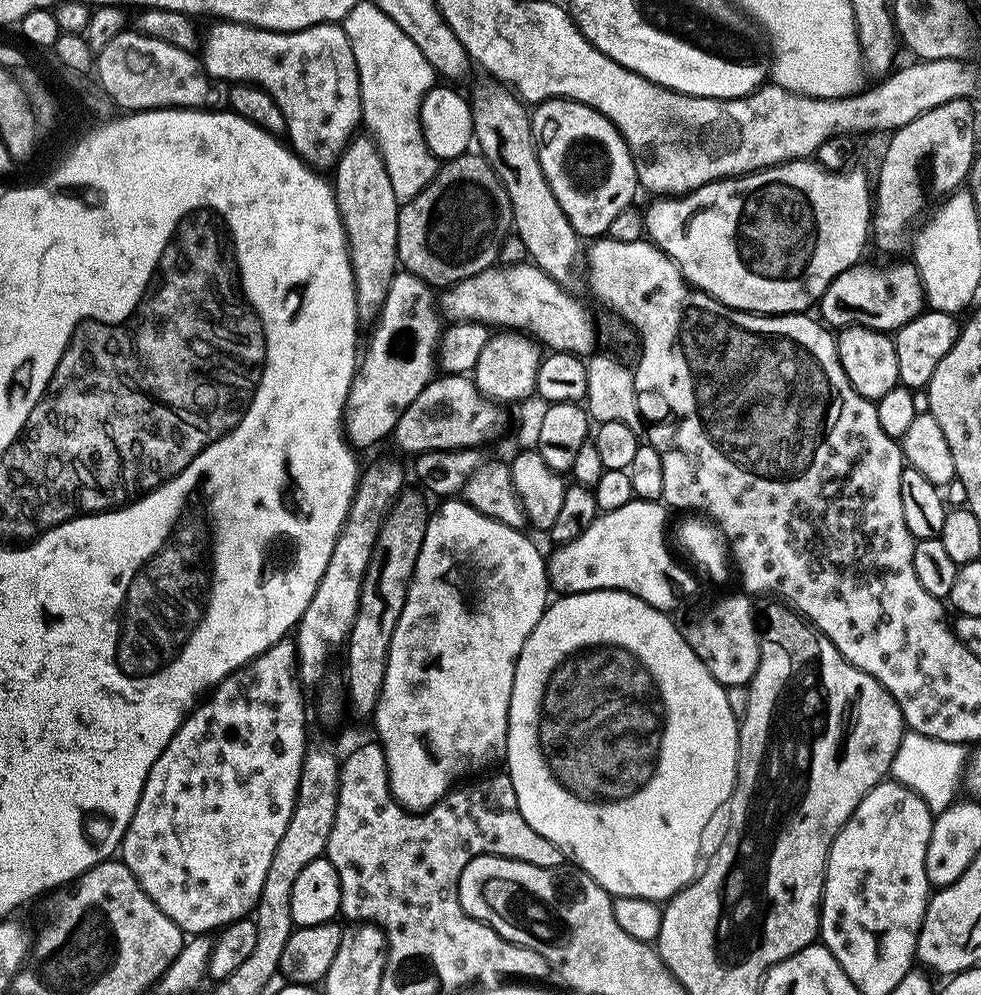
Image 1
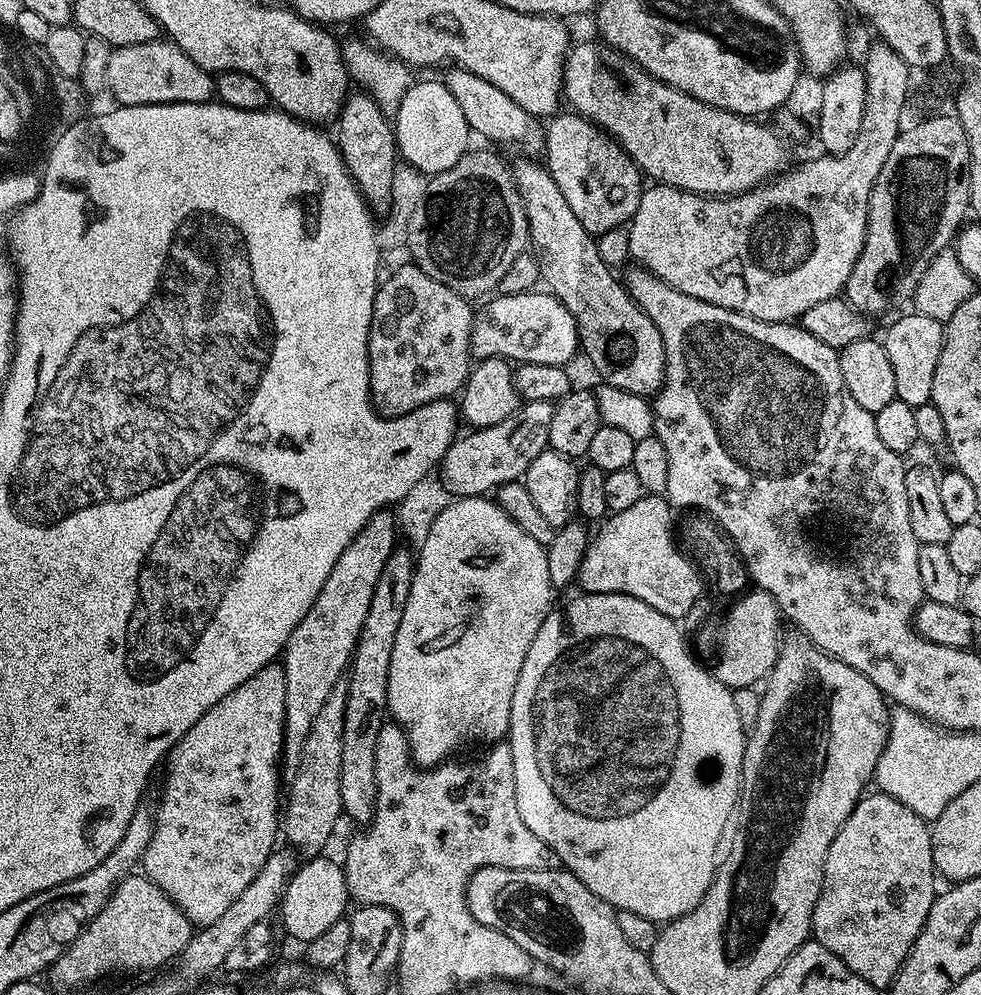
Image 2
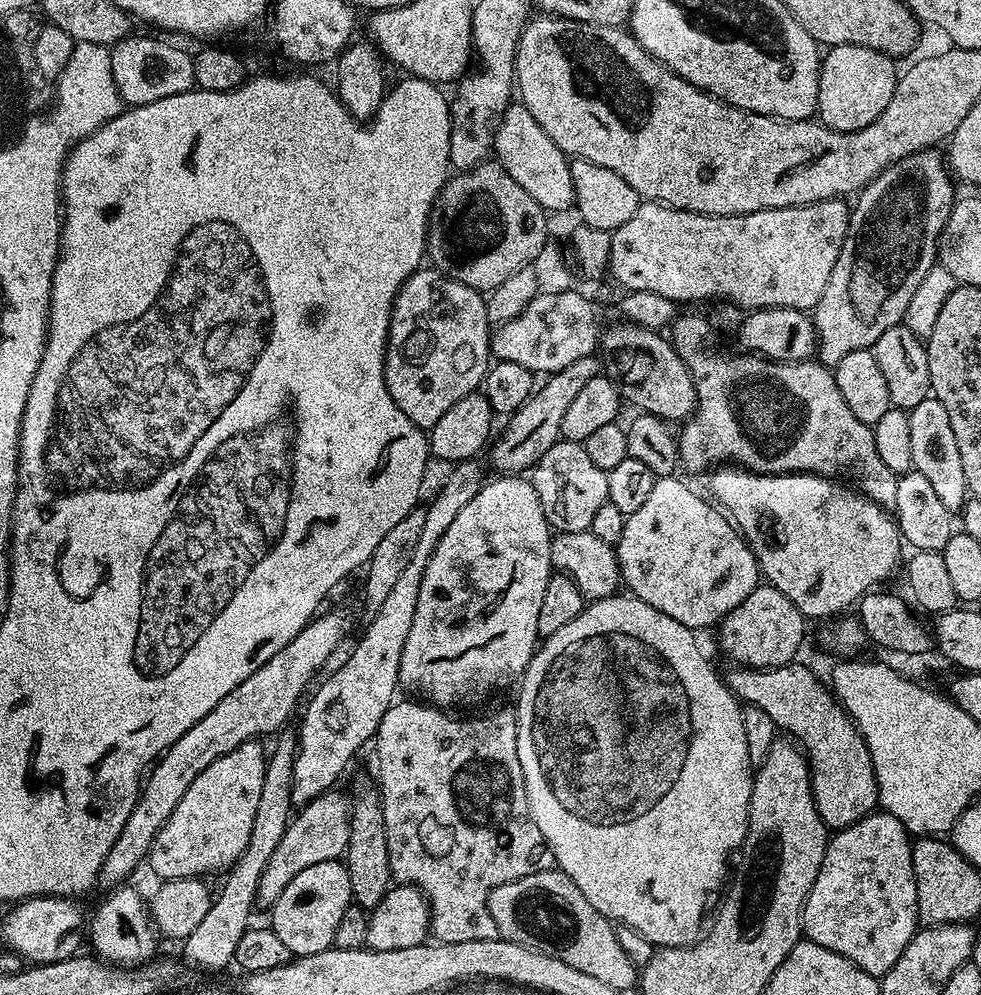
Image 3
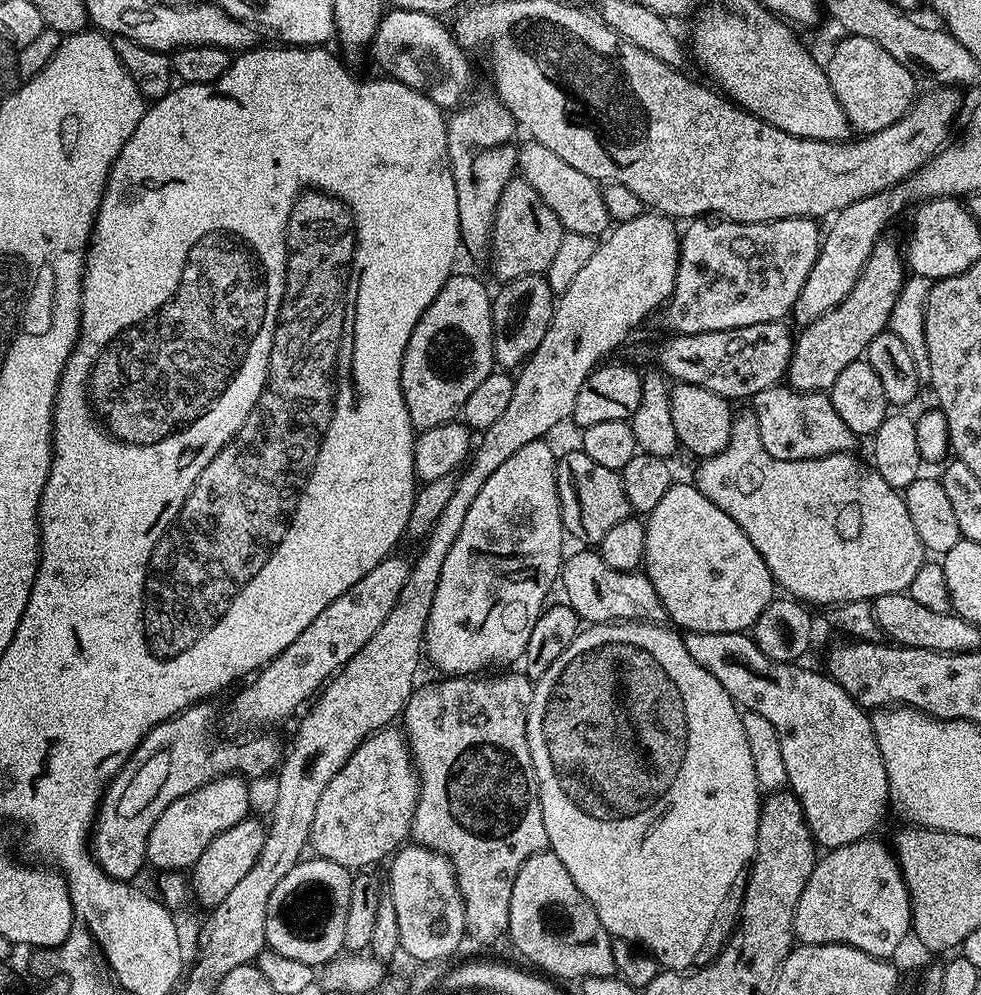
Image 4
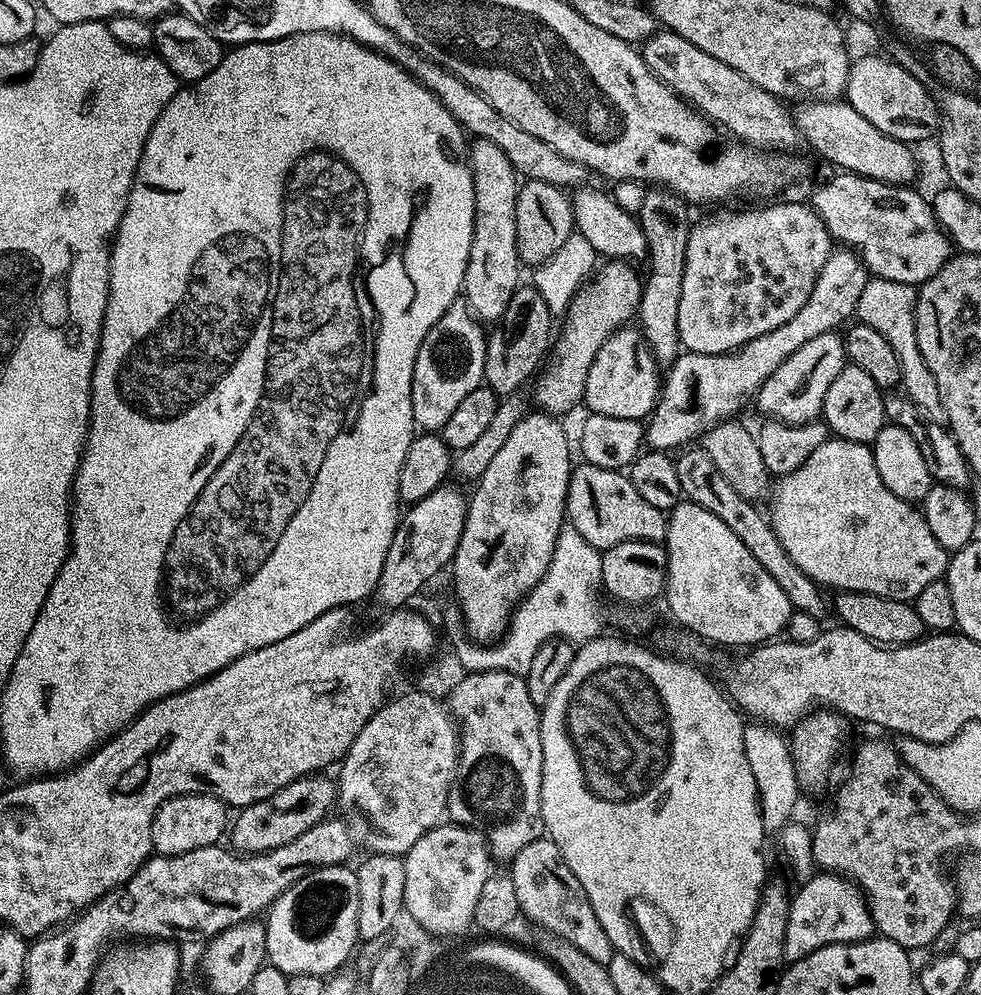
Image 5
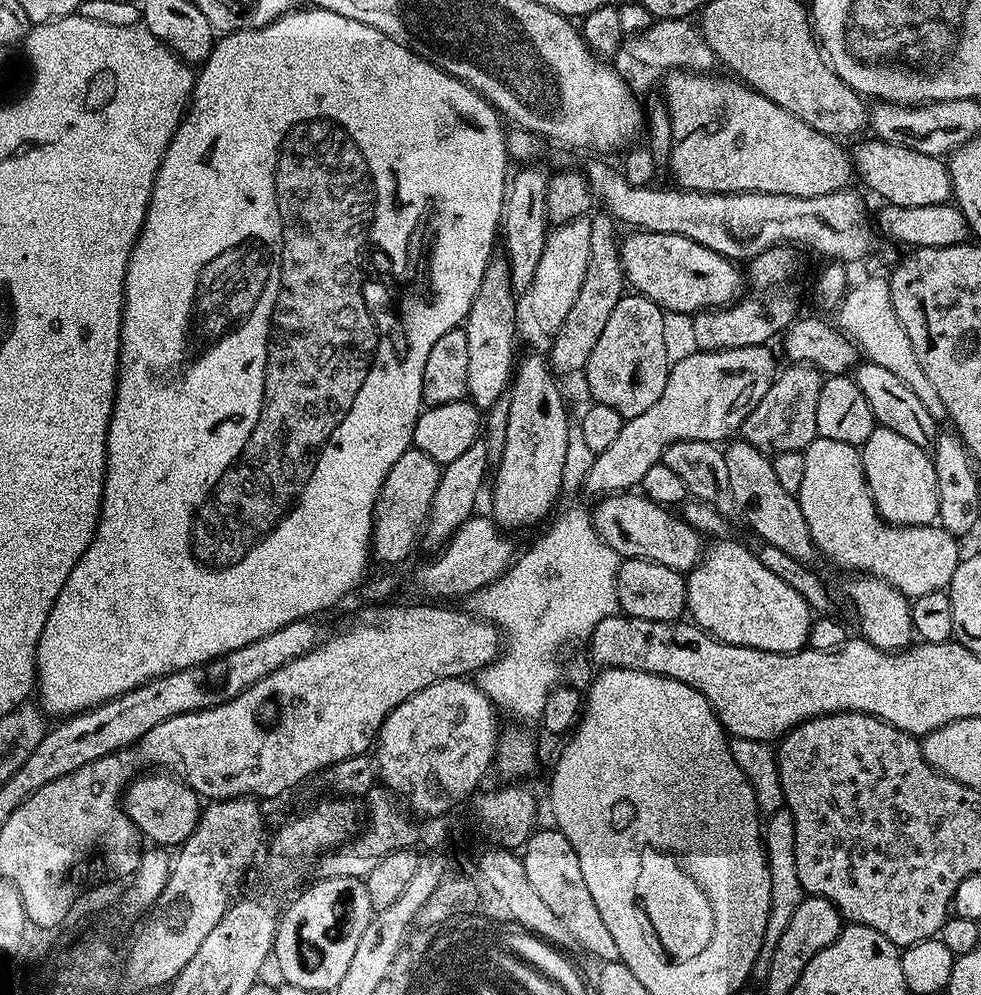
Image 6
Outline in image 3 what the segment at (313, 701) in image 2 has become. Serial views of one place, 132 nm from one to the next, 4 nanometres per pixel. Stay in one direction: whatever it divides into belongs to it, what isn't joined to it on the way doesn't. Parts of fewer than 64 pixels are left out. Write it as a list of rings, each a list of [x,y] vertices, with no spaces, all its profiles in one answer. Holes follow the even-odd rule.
[[[284,730],[275,737],[276,745],[270,748],[270,755],[268,756],[268,765],[266,766],[266,778],[262,782],[262,794],[258,798],[258,811],[254,814],[254,826],[250,830],[250,842],[246,842],[246,850],[242,850],[242,858],[238,858],[238,862],[234,862],[234,866],[228,869],[226,875],[223,877],[224,885],[220,888],[220,893],[217,891],[215,893],[210,910],[206,910],[206,918],[202,918],[202,922],[195,928],[194,934],[190,934],[182,941],[182,948],[184,948],[184,956],[193,964],[196,968],[205,968],[208,972],[216,972],[219,968],[224,968],[227,964],[231,965],[236,958],[236,951],[238,950],[238,941],[242,938],[242,934],[250,927],[250,921],[248,920],[252,916],[252,904],[254,908],[254,903],[256,899],[256,890],[258,888],[258,882],[262,876],[262,870],[266,870],[266,862],[270,862],[270,854],[274,854],[274,850],[278,847],[278,842],[282,842],[282,834],[286,834],[288,829],[288,822],[292,819],[294,815],[294,805],[292,802],[292,771],[294,770],[294,758],[296,757],[296,737],[297,733],[295,731],[288,732],[289,730]]]

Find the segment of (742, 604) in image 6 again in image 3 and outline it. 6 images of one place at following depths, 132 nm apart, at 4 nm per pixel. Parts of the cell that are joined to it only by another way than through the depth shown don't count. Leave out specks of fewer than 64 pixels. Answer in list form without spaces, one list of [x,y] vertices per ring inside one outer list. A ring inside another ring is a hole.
[[[673,474],[656,479],[646,503],[625,519],[620,540],[614,547],[623,587],[631,595],[654,606],[654,610],[666,614],[666,618],[674,618],[674,622],[687,628],[701,630],[711,624],[712,627],[719,625],[734,606],[741,604],[756,589],[762,575],[755,554],[732,520],[715,503],[707,504],[678,477]]]

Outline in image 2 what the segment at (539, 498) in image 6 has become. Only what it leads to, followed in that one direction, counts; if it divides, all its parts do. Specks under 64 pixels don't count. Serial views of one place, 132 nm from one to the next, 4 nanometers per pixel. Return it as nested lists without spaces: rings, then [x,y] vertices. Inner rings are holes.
[[[484,496],[453,499],[449,505],[436,516],[432,522],[426,542],[418,548],[413,567],[410,586],[410,597],[406,600],[402,620],[399,622],[398,633],[394,638],[394,654],[390,654],[390,678],[388,679],[388,710],[387,715],[406,734],[408,739],[408,754],[413,764],[421,769],[434,768],[455,757],[459,748],[467,744],[484,744],[491,746],[503,741],[510,726],[510,710],[514,702],[514,686],[518,682],[518,674],[522,670],[522,662],[526,662],[526,654],[530,650],[530,642],[538,634],[544,617],[553,607],[552,595],[554,589],[550,582],[548,569],[548,554],[545,545],[534,542],[526,530],[522,530],[511,520],[493,499]]]

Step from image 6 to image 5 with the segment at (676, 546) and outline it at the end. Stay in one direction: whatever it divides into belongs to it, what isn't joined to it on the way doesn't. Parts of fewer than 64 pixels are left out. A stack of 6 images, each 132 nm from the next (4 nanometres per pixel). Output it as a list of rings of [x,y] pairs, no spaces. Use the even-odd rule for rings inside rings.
[[[587,462],[577,463],[568,479],[566,520],[571,528],[582,534],[582,538],[586,538],[586,542],[590,542],[590,546],[601,550],[631,540],[660,542],[668,533],[665,512],[644,501],[623,471]]]

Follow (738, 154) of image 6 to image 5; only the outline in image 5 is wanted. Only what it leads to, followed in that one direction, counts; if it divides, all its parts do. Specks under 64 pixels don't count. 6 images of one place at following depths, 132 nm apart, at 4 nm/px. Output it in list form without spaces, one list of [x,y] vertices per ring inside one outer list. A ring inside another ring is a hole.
[[[658,30],[644,41],[642,55],[646,66],[650,66],[663,84],[674,89],[700,115],[712,121],[717,129],[725,128],[732,135],[729,137],[752,148],[778,152],[788,152],[798,144],[796,121],[777,97],[762,90],[762,86],[754,86],[750,78],[742,78],[734,66],[726,66],[726,62],[710,58],[710,54],[706,54],[706,50],[698,50],[694,42],[686,42],[686,38],[673,32]]]

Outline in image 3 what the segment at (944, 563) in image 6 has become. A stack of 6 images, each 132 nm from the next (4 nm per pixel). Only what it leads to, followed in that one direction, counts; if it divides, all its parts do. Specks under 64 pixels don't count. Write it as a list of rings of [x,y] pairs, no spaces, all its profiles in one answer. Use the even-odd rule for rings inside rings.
[[[732,464],[717,467],[709,475],[708,486],[712,497],[731,518],[735,527],[747,541],[755,554],[756,560],[759,562],[761,575],[771,584],[773,588],[779,590],[780,593],[786,594],[788,598],[796,606],[805,618],[812,616],[828,616],[827,618],[836,618],[844,612],[848,607],[855,605],[860,597],[865,596],[867,592],[873,591],[892,571],[896,568],[896,563],[900,560],[900,548],[902,549],[902,537],[900,528],[895,522],[893,513],[887,508],[881,508],[870,498],[866,498],[862,493],[856,491],[855,488],[847,483],[833,480],[827,476],[813,476],[810,472],[788,473],[786,475],[762,475],[759,472],[751,472]]]

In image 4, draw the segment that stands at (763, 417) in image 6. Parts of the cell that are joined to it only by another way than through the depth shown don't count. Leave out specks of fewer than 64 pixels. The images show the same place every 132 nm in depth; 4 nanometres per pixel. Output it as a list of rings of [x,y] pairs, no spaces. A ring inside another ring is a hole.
[[[881,238],[870,250],[870,256],[858,282],[854,282],[854,290],[846,294],[846,298],[834,310],[822,314],[810,324],[799,329],[800,334],[795,337],[792,345],[792,357],[789,360],[786,380],[797,392],[822,392],[827,393],[834,386],[838,374],[850,366],[850,362],[861,359],[867,353],[870,342],[878,338],[878,334],[888,327],[888,319],[894,310],[894,302],[898,302],[898,294],[902,290],[906,279],[906,260],[902,255],[902,248],[892,240]]]

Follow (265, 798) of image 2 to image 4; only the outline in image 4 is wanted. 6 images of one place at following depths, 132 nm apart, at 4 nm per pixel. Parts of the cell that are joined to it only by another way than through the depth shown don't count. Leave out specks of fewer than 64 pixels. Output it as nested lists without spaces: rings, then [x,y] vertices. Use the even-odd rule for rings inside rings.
[[[239,774],[218,776],[209,784],[203,784],[198,790],[178,798],[170,806],[166,806],[166,810],[162,810],[158,822],[154,822],[154,830],[150,830],[147,863],[151,867],[153,864],[154,867],[160,868],[159,870],[164,872],[191,869],[192,865],[198,862],[201,854],[210,846],[210,842],[214,842],[214,838],[218,838],[218,834],[230,830],[230,826],[242,822],[249,815],[248,784],[249,781]]]

